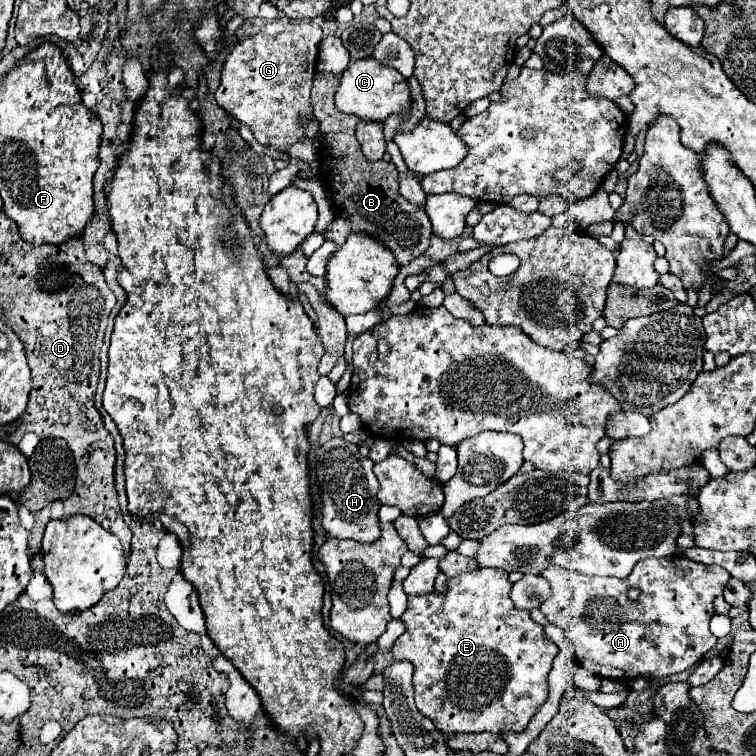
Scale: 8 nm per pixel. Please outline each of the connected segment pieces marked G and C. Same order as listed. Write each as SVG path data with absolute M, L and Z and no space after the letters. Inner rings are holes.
M269 21L257 35L233 45L215 93L217 105L247 125L259 145L287 153L297 141L307 139L305 121L313 121L311 87L321 39L321 27L311 21Z
M373 55L351 59L349 67L341 75L341 83L335 93L335 105L339 111L351 113L365 121L385 121L391 113L401 113L411 105L409 85L397 69L379 63Z

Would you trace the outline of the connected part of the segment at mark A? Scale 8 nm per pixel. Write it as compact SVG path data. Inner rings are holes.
M669 555L669 557L661 557L661 559L643 559L643 561L639 561L639 563L635 565L635 569L631 571L631 575L625 577L625 579L615 579L615 577L585 577L585 575L579 575L579 573L575 573L575 571L567 571L567 569L563 569L563 567L557 567L557 565L547 567L541 575L549 581L549 585L551 585L551 595L543 601L543 605L539 605L539 609L545 613L545 617L547 617L551 623L555 623L557 627L561 627L563 633L571 639L571 643L573 643L573 647L575 647L577 661L581 663L581 667L589 669L591 673L595 673L595 675L599 675L599 677L627 679L627 681L631 681L631 679L635 679L635 677L645 677L645 675L651 675L651 677L655 677L655 679L661 679L661 677L673 675L673 673L681 673L681 671L693 667L709 649L713 649L713 647L717 645L717 637L709 631L709 619L715 615L715 611L713 611L713 601L715 601L715 597L719 597L719 595L723 593L727 581L729 581L729 577L731 577L731 575L729 575L727 571L723 571L723 567L719 567L719 565L697 563L697 561L691 561L691 559L683 557L683 555L681 555L681 557L679 557L679 555ZM629 589L639 589L639 591L641 591L641 593L639 593L639 599L631 601L631 599L627 597Z

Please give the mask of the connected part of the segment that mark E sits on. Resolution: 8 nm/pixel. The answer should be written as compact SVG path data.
M477 569L477 571L471 571L471 573L461 573L461 575L453 577L453 579L447 579L447 591L445 593L431 591L431 593L425 593L425 595L411 595L409 597L409 607L401 615L401 621L405 625L405 633L395 641L391 653L393 653L395 661L409 661L415 667L415 671L413 671L415 705L417 705L417 709L425 717L433 719L435 727L441 733L483 733L483 731L499 733L499 735L507 733L507 731L519 733L519 731L523 731L527 727L529 719L537 713L537 709L547 699L547 691L549 691L547 673L551 671L553 659L557 655L557 645L543 633L543 627L531 619L529 611L521 611L521 609L517 609L511 603L509 591L511 591L511 583L509 583L505 571L499 571L499 569Z

